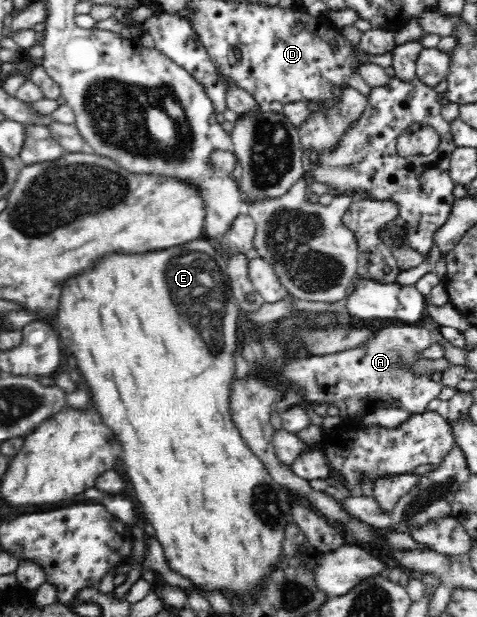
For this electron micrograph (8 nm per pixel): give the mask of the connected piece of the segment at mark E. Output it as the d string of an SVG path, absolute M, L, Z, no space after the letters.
M197 239L184 245L176 245L164 251L152 251L140 254L140 259L114 257L104 259L108 263L92 267L94 273L80 275L76 283L68 283L68 291L64 291L61 300L59 315L51 322L58 333L62 346L72 353L76 360L77 369L82 373L88 389L90 389L90 403L100 416L102 424L112 432L113 439L119 443L121 455L126 465L126 474L136 491L136 501L142 507L145 519L155 529L156 540L161 543L169 567L176 573L190 579L200 589L208 591L234 590L248 600L249 591L254 584L263 578L264 574L273 571L278 563L277 555L281 552L284 537L284 528L293 521L289 512L289 501L294 496L290 488L276 483L268 468L262 463L233 421L232 414L232 383L236 377L236 353L241 353L238 340L238 314L240 309L236 299L232 296L226 273L228 258L216 248L209 239Z

